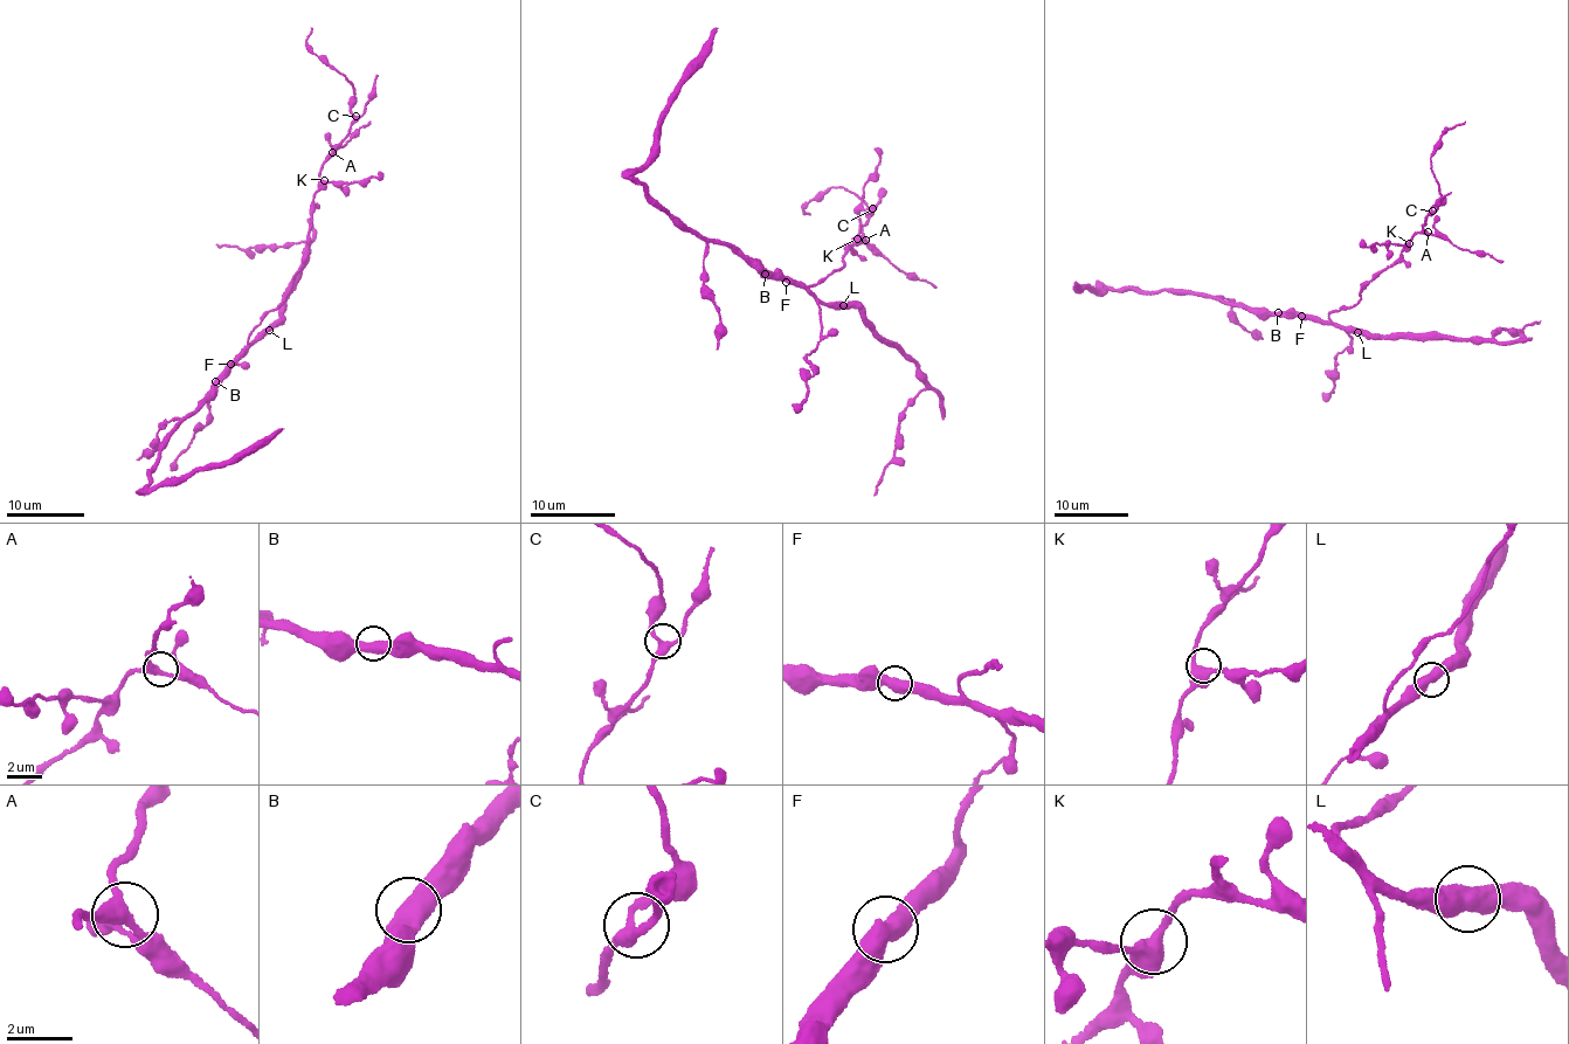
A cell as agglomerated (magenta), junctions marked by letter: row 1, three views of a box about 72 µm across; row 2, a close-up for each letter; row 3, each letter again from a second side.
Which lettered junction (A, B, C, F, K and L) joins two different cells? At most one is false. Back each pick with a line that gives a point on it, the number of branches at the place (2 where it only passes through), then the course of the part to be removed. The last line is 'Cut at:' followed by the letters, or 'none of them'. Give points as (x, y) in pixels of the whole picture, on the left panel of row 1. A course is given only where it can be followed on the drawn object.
Cut at: none of them

